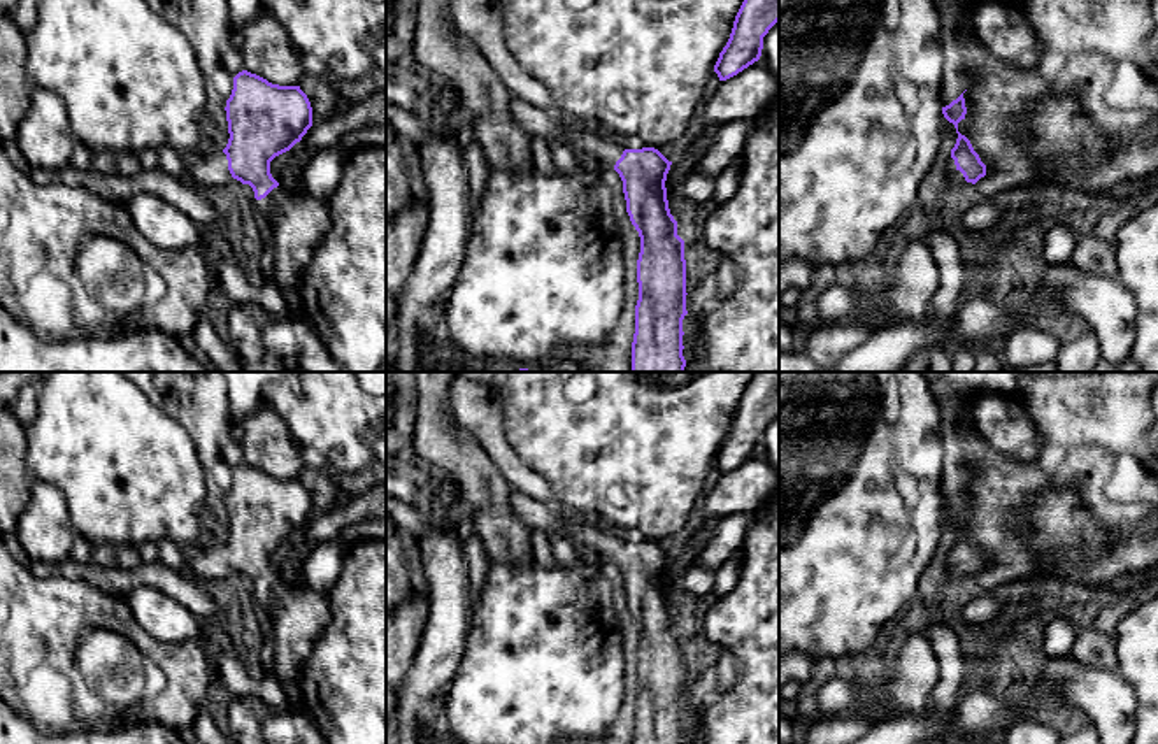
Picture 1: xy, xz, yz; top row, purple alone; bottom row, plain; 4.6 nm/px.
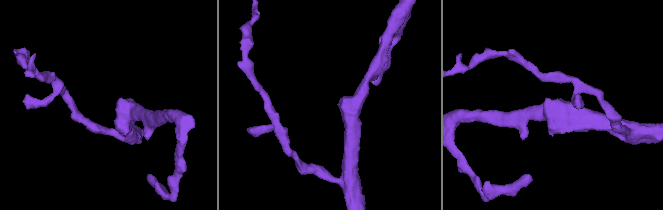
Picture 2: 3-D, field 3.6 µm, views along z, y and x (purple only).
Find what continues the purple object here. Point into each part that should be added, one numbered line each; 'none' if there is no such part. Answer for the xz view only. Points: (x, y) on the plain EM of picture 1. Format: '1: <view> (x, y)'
1: xz (597, 544)

